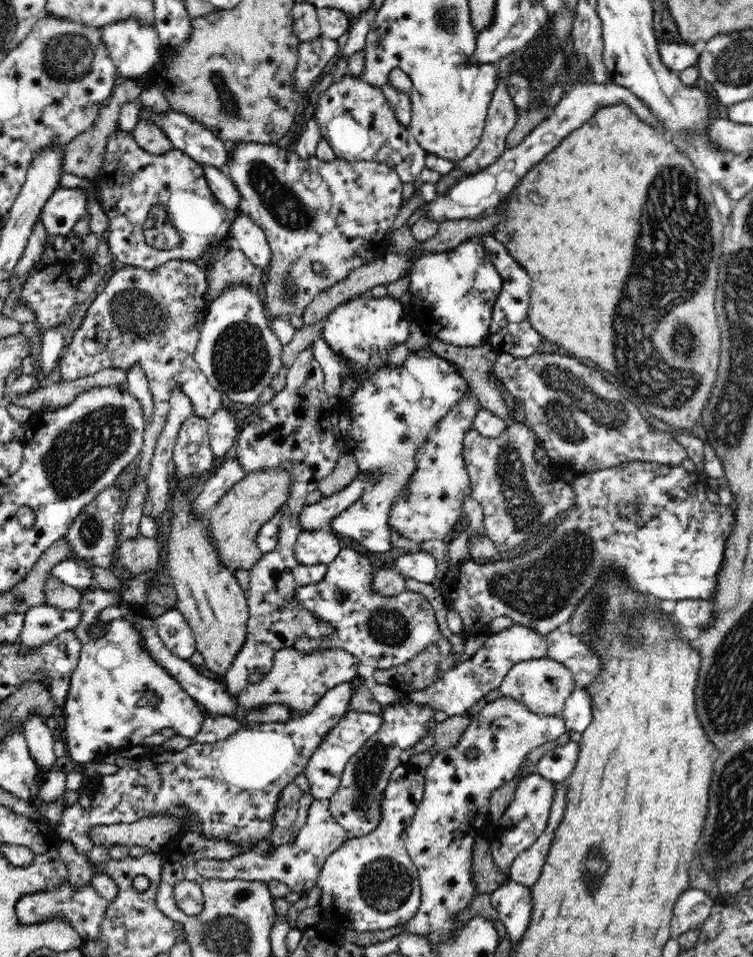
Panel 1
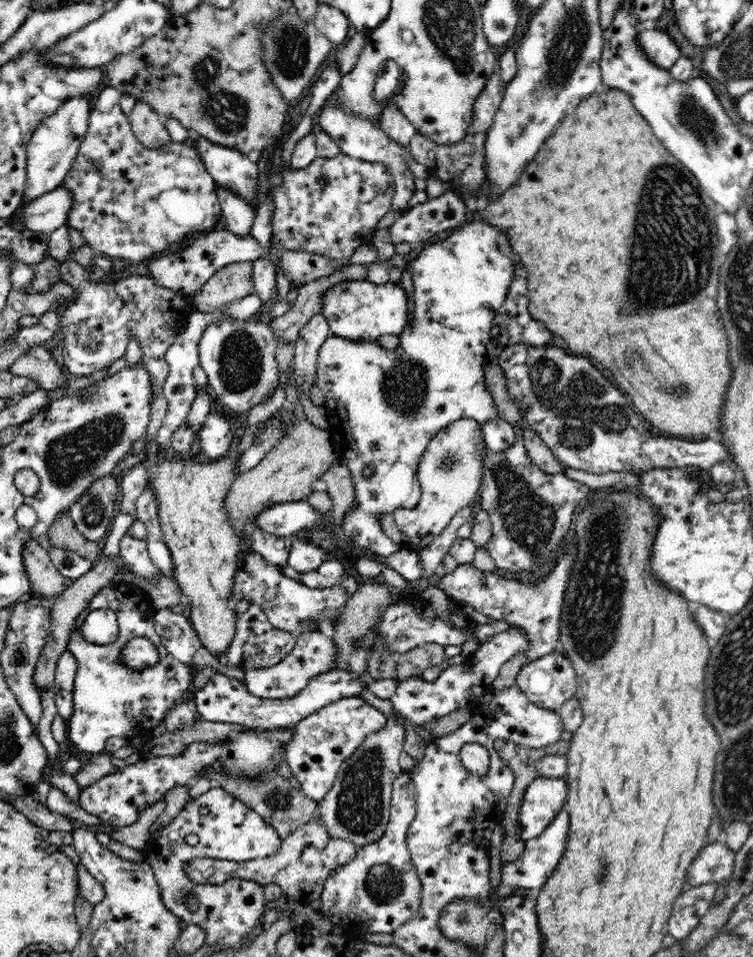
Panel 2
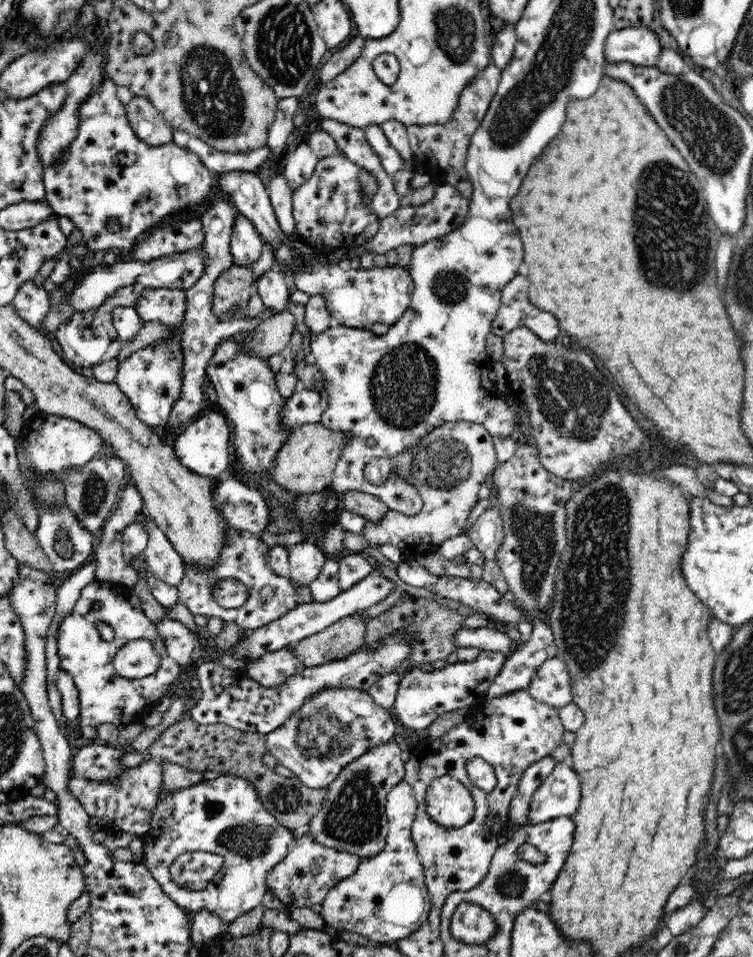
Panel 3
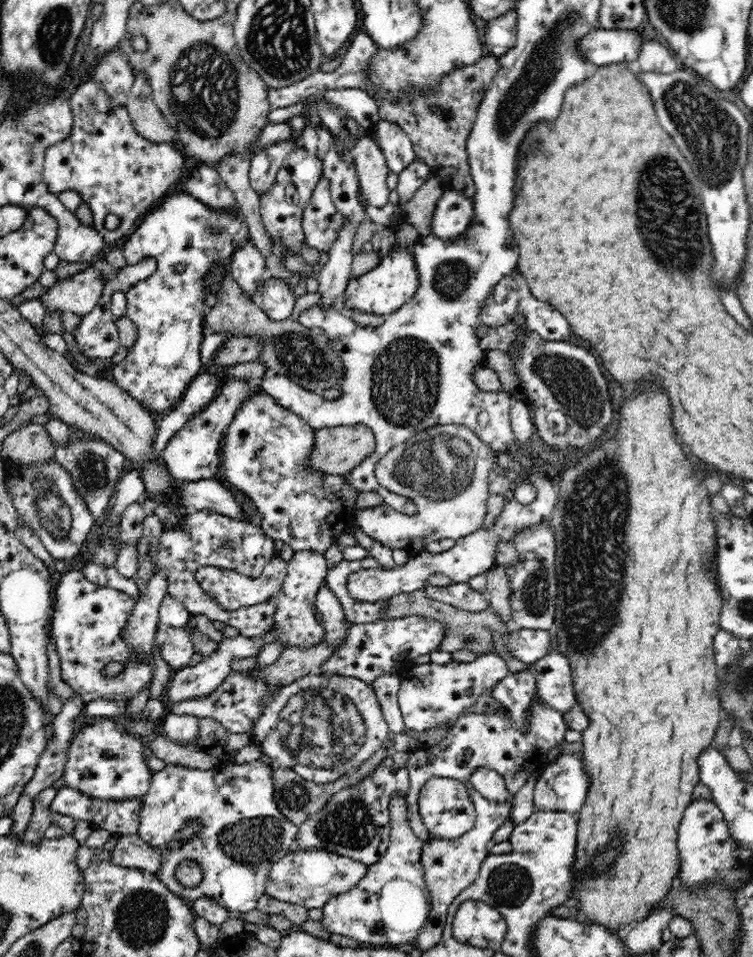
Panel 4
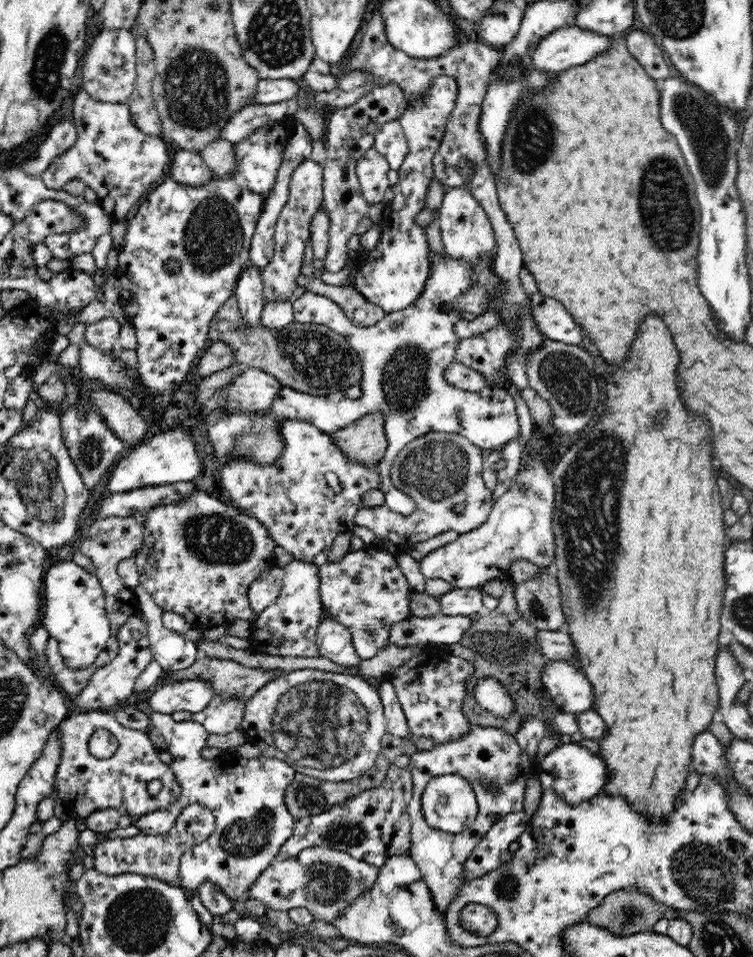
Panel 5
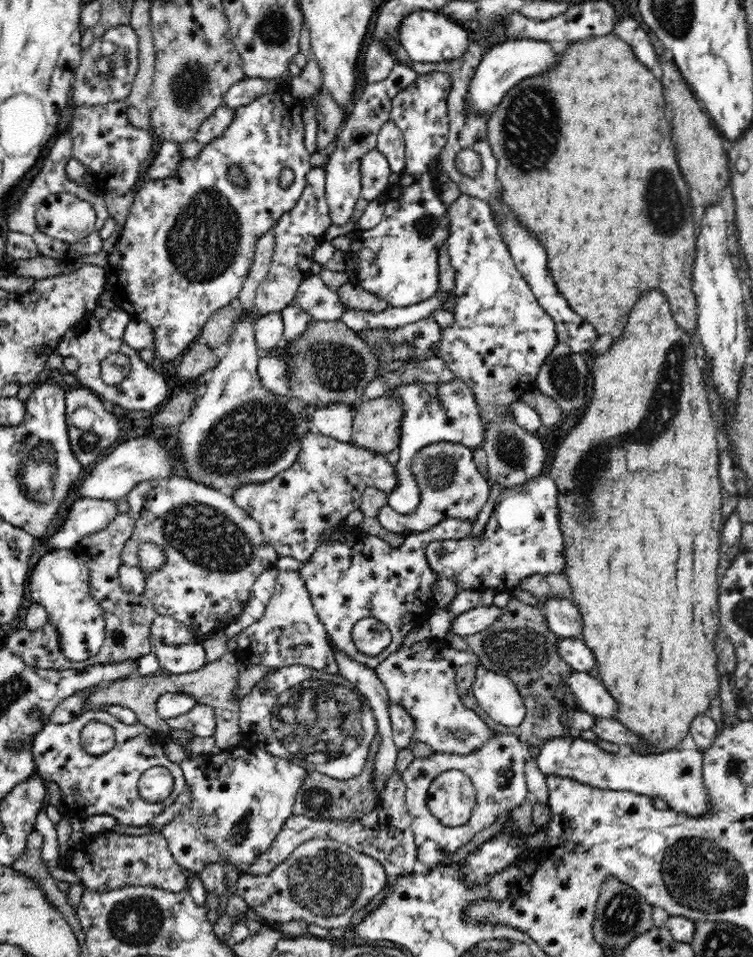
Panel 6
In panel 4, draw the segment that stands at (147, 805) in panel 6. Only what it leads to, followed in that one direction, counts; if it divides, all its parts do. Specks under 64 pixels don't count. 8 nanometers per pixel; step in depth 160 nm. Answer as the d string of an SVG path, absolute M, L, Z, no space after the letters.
M102 717L90 725L84 726L71 741L65 772L61 777L67 788L74 788L82 794L88 794L93 800L108 800L109 802L122 802L122 800L143 799L150 790L152 771L146 764L147 742L116 727L112 717Z

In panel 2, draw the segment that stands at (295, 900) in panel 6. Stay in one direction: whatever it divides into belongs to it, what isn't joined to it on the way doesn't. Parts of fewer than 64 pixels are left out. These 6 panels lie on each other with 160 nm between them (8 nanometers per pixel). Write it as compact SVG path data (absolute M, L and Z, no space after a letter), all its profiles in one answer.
M316 811L306 824L282 840L280 850L274 856L246 862L198 858L185 865L185 873L200 884L224 884L232 878L252 880L261 885L274 883L280 886L282 894L301 904L308 904L321 898L328 876L332 871L351 863L356 858L357 850L354 843L332 837L328 827L320 821L319 811Z

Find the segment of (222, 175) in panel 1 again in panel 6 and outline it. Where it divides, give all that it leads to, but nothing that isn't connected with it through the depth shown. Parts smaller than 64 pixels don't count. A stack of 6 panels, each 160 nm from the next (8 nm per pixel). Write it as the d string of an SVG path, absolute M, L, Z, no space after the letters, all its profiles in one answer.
M256 314L236 321L228 352L210 372L192 414L178 425L181 455L175 454L175 460L184 466L188 479L216 490L261 483L290 468L300 454L305 432L313 429L301 399L272 395L262 387L257 363L263 355L254 337L258 318Z

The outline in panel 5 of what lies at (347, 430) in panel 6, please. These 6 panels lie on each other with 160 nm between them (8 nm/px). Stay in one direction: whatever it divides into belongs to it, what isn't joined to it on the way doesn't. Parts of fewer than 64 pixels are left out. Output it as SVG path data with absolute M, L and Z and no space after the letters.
M449 255L434 256L431 260L426 288L417 296L412 307L388 313L373 326L355 326L340 306L327 296L306 291L296 299L293 303L295 322L324 325L341 334L357 352L362 367L362 396L357 399L310 396L282 385L268 408L276 416L310 423L329 434L370 412L381 412L385 418L388 446L384 456L375 464L379 472L379 489L385 494L384 506L394 514L404 516L414 512L415 500L393 485L391 466L397 452L411 440L428 432L449 432L461 434L481 449L501 450L507 442L520 435L512 391L500 387L467 392L446 381L444 370L455 361L456 346L460 339L454 333L455 325L463 316L459 310L443 310L443 304L454 303L458 296L473 287L475 268Z

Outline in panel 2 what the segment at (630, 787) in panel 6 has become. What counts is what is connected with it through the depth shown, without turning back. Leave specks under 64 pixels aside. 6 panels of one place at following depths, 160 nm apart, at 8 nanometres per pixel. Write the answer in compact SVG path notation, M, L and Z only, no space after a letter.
M536 777L526 788L517 816L520 840L532 840L540 836L558 814L563 814L563 806L568 796L565 777Z

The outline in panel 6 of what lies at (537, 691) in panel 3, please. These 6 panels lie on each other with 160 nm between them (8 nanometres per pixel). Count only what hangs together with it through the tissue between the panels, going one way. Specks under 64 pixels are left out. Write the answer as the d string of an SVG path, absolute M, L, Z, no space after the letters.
M572 671L564 677L564 680L577 698L580 710L595 717L615 719L617 702L597 676L587 672Z

